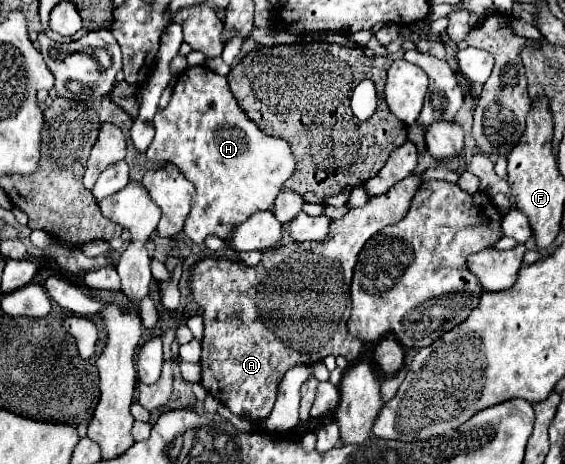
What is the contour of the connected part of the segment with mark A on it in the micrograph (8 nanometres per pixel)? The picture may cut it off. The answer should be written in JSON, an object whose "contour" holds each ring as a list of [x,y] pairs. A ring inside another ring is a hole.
{"contour":[[[412,174],[406,180],[398,182],[394,188],[390,188],[386,194],[374,196],[364,206],[352,208],[340,220],[334,220],[334,224],[330,226],[330,236],[324,242],[292,242],[288,246],[280,246],[280,248],[266,250],[264,252],[264,258],[260,260],[258,266],[246,266],[242,262],[232,262],[232,260],[226,260],[226,258],[204,258],[204,260],[200,260],[194,266],[194,270],[192,270],[192,294],[194,294],[194,300],[202,306],[202,318],[204,318],[204,338],[202,338],[202,358],[200,358],[202,360],[202,388],[210,396],[214,396],[216,400],[220,400],[224,406],[228,406],[232,414],[236,414],[240,418],[246,418],[246,420],[264,420],[272,412],[278,384],[280,384],[284,372],[290,366],[308,364],[308,362],[320,362],[328,354],[334,354],[334,356],[340,356],[342,354],[342,356],[346,356],[348,362],[354,362],[360,356],[364,344],[358,342],[358,338],[354,338],[354,336],[350,336],[346,332],[346,320],[350,316],[350,306],[352,306],[352,302],[350,302],[350,282],[352,282],[352,270],[354,270],[358,252],[362,250],[364,242],[372,234],[384,230],[386,226],[390,226],[390,224],[394,224],[394,222],[398,222],[398,220],[402,220],[406,216],[408,206],[410,206],[410,200],[418,192],[418,188],[420,188],[420,176],[418,174]]]}

